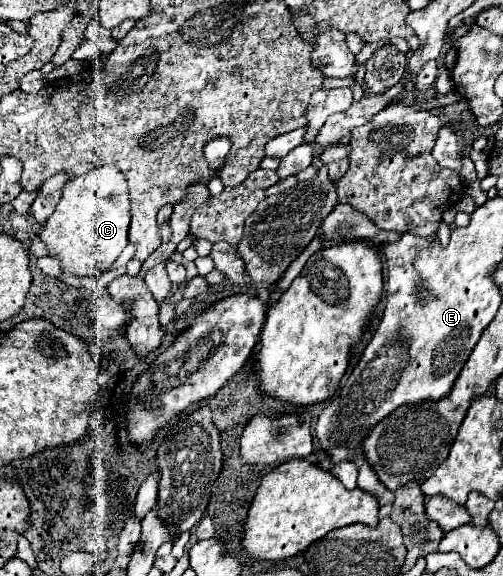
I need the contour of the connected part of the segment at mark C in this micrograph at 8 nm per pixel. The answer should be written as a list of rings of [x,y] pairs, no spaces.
[[[98,167],[80,177],[72,177],[62,191],[62,199],[56,205],[54,213],[46,221],[40,231],[40,241],[48,249],[48,257],[56,257],[60,261],[62,273],[76,277],[96,277],[112,267],[116,257],[128,245],[128,225],[130,225],[130,201],[126,179],[114,167]]]

